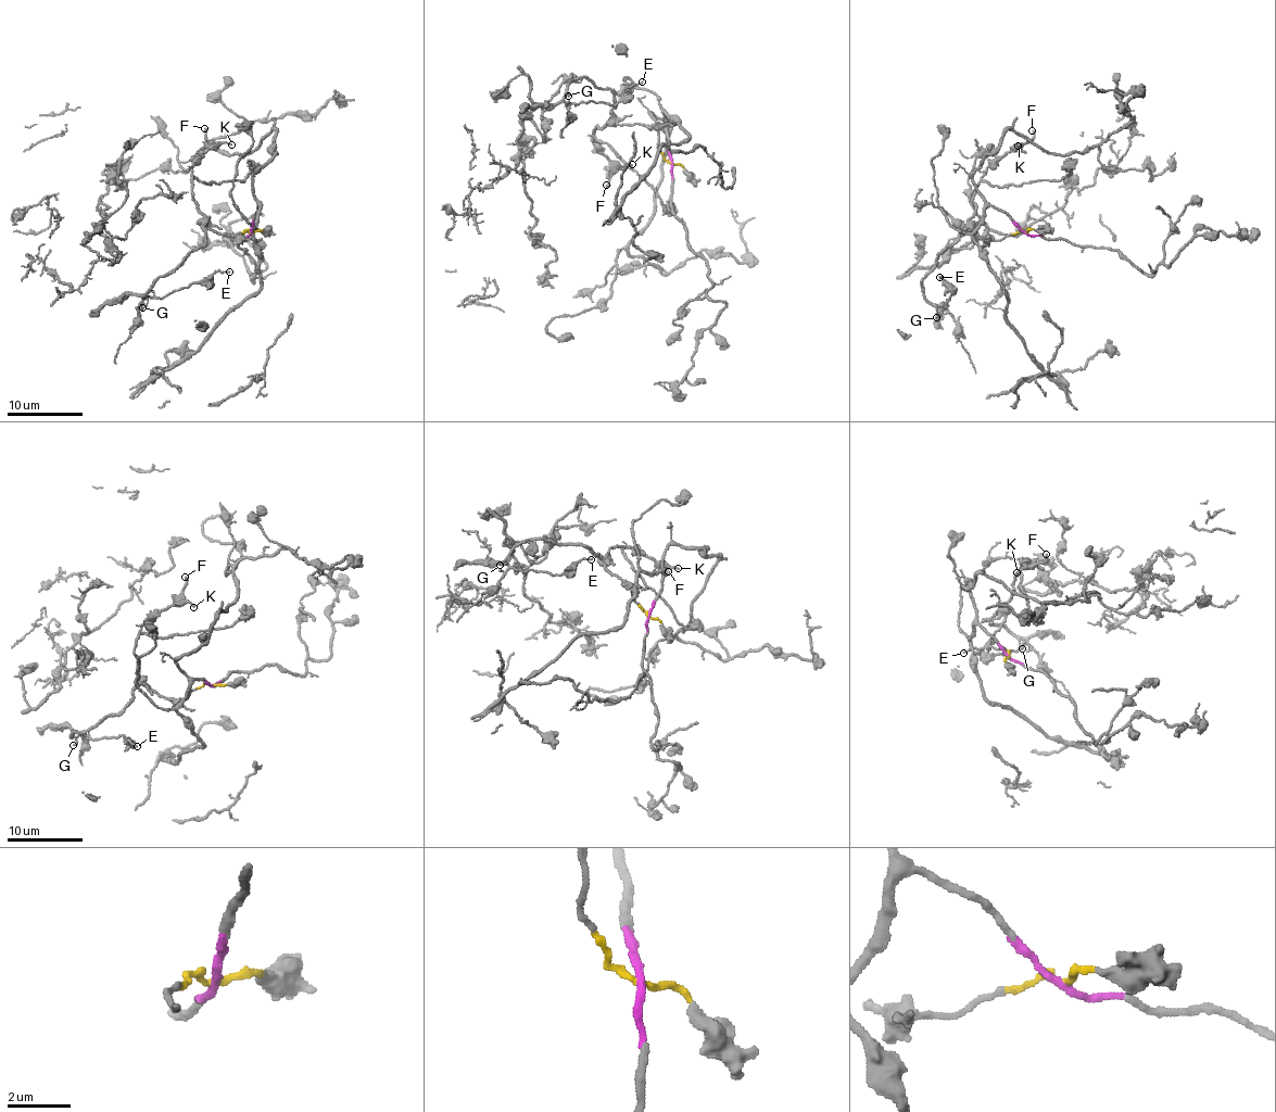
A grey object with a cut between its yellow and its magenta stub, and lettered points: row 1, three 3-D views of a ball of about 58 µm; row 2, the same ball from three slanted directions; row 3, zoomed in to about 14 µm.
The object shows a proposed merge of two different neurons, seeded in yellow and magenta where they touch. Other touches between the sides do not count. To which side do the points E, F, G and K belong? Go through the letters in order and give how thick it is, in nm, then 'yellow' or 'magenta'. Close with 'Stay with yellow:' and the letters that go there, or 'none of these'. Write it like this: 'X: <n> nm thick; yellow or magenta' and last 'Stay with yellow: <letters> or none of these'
E: 140 nm thick; yellow
F: 160 nm thick; yellow
G: 120 nm thick; yellow
K: 150 nm thick; yellow
Stay with yellow: E, F, G, K

